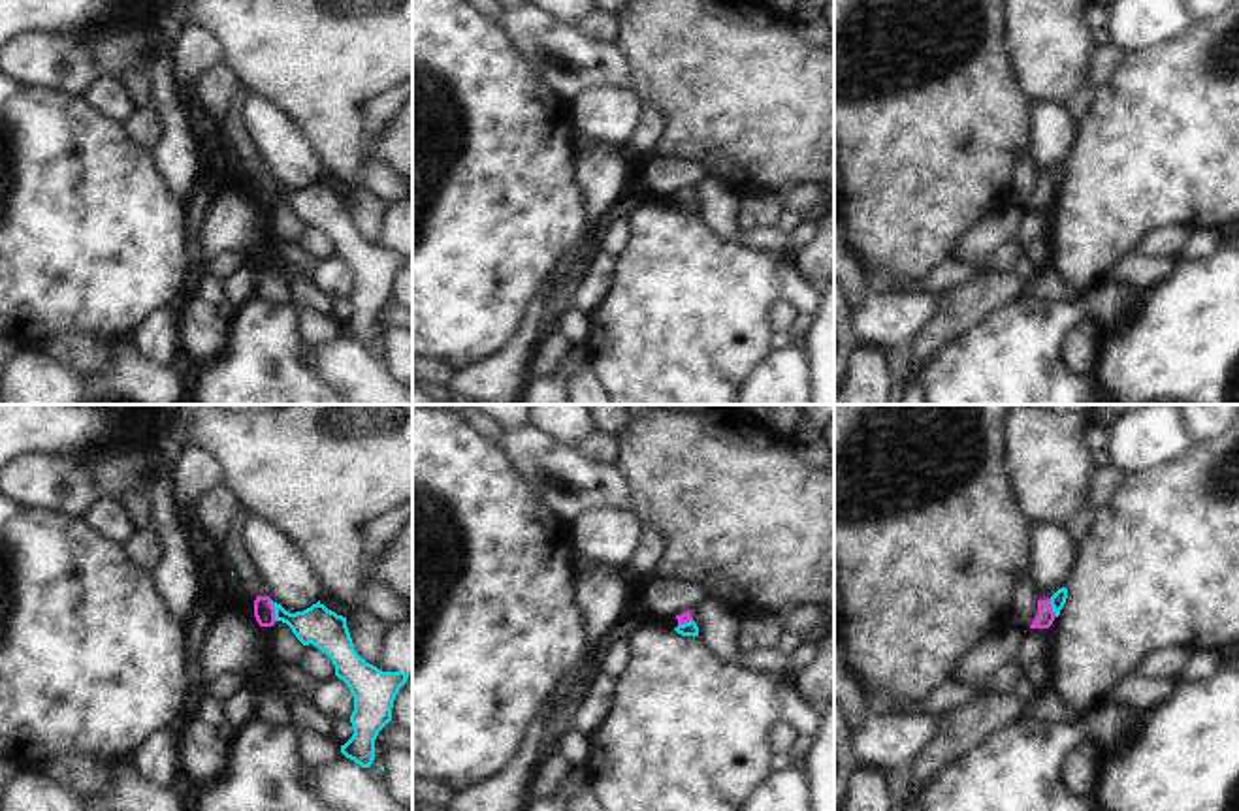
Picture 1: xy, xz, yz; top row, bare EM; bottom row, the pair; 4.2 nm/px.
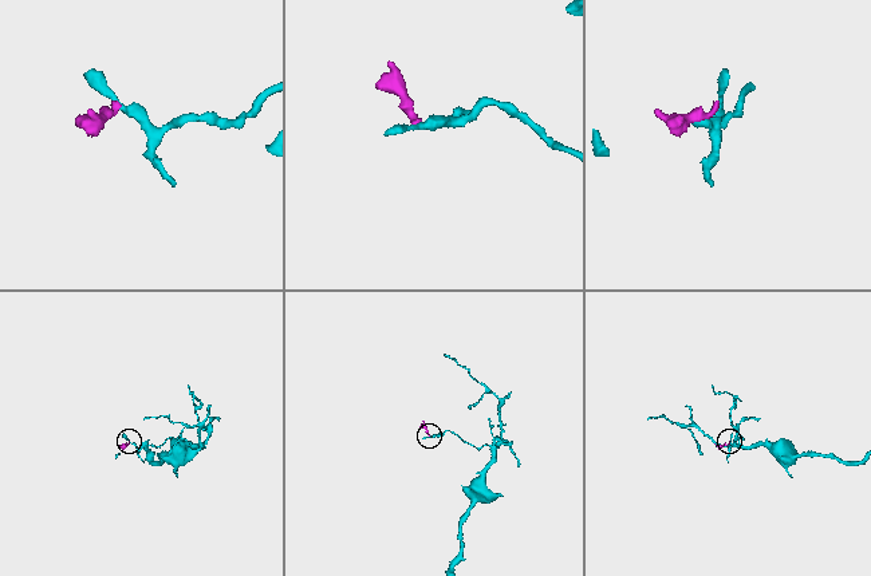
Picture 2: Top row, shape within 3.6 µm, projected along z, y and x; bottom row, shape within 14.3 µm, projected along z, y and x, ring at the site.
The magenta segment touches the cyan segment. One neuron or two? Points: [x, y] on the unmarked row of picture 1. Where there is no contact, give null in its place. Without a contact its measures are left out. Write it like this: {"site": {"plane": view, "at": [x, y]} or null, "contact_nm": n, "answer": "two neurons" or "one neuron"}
{"site": {"plane": "xy", "at": [273, 189]}, "contact_nm": 90, "answer": "two neurons"}

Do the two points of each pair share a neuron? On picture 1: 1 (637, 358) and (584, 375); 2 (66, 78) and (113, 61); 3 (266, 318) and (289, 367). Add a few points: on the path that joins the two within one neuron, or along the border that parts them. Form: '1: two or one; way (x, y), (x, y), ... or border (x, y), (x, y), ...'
1: two; border (586, 364), (601, 384)
2: two; border (78, 36), (100, 76)
3: one; way (266, 330), (266, 345), (277, 356)

